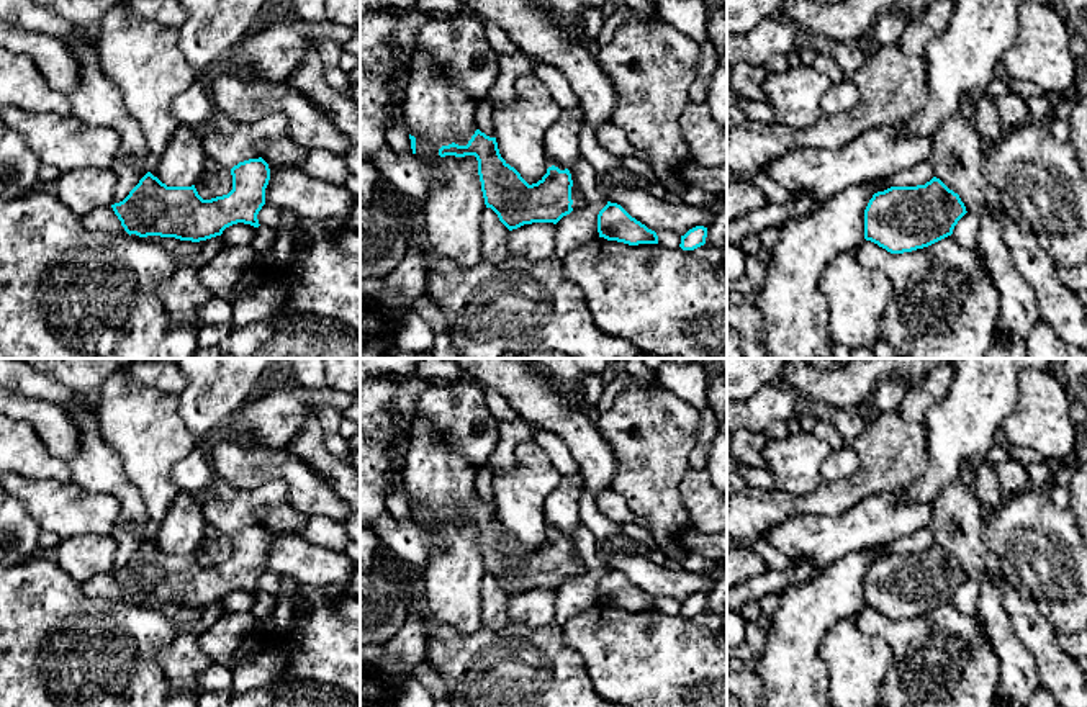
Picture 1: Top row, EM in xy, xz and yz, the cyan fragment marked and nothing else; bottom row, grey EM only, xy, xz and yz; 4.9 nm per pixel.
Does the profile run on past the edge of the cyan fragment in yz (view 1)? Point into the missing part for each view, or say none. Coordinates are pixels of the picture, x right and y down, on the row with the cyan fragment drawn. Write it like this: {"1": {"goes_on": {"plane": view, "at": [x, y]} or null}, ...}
{"1": {"goes_on": null}}

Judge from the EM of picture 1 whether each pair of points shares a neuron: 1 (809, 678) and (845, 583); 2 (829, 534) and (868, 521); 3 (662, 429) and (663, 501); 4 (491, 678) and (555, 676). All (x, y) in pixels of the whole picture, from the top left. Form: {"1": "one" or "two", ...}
{"1": "one", "2": "one", "3": "one", "4": "one"}

